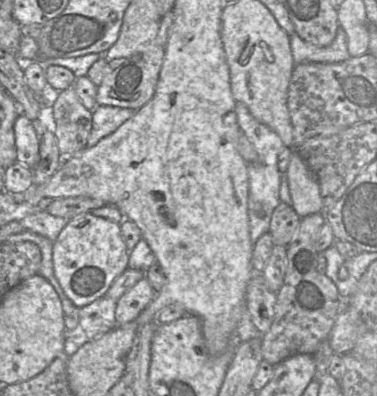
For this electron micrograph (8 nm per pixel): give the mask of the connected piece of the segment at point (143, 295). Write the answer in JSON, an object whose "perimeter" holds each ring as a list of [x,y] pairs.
{"perimeter":[[[146,278],[139,280],[117,301],[115,311],[117,325],[134,321],[155,295],[156,292]]]}

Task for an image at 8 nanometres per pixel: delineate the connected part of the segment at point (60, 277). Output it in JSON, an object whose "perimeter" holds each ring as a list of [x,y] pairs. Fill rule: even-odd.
{"perimeter":[[[89,211],[69,220],[53,242],[52,258],[55,277],[65,295],[81,308],[103,297],[116,278],[128,268],[129,251],[122,237],[120,224]]]}

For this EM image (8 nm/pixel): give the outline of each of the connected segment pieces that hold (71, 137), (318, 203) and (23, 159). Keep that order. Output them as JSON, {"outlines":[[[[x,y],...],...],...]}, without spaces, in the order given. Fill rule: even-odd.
{"outlines":[[[[74,86],[60,91],[52,108],[62,164],[87,147],[92,112],[82,105]]],[[[296,149],[292,150],[286,176],[291,206],[301,218],[324,210],[316,177]]],[[[21,113],[14,122],[17,161],[30,168],[39,162],[39,137],[30,121]]]]}

